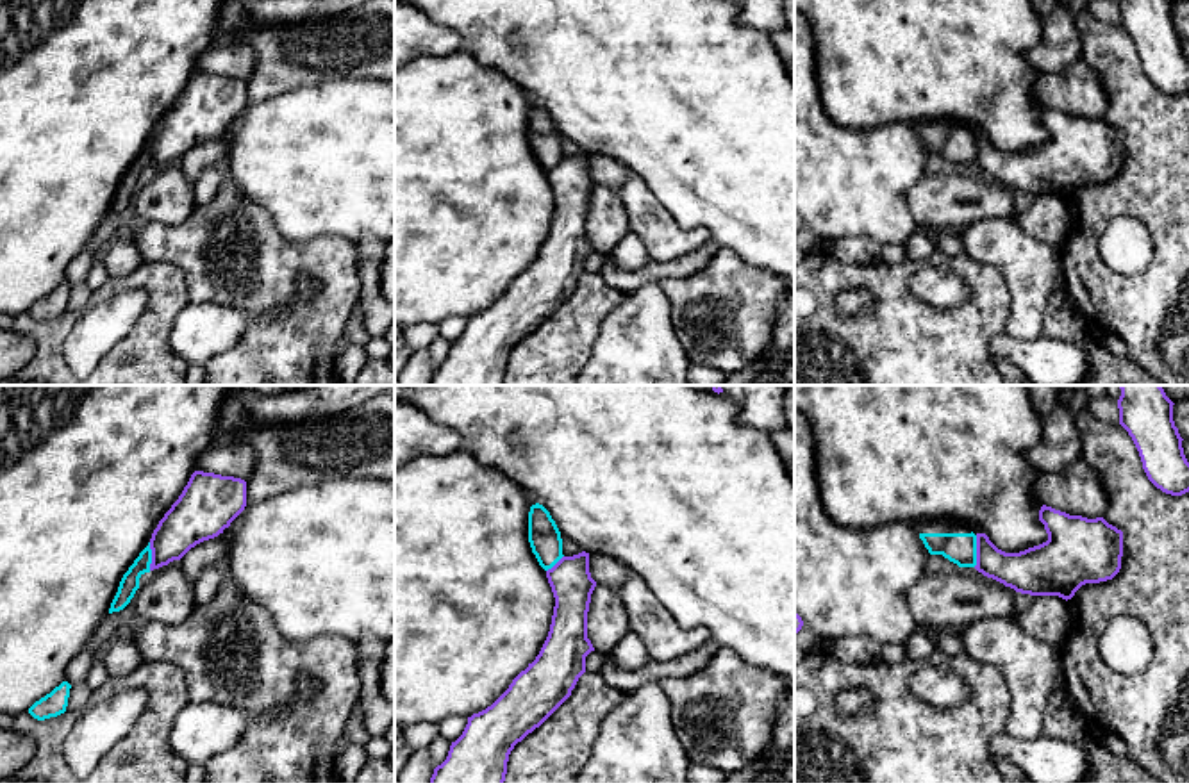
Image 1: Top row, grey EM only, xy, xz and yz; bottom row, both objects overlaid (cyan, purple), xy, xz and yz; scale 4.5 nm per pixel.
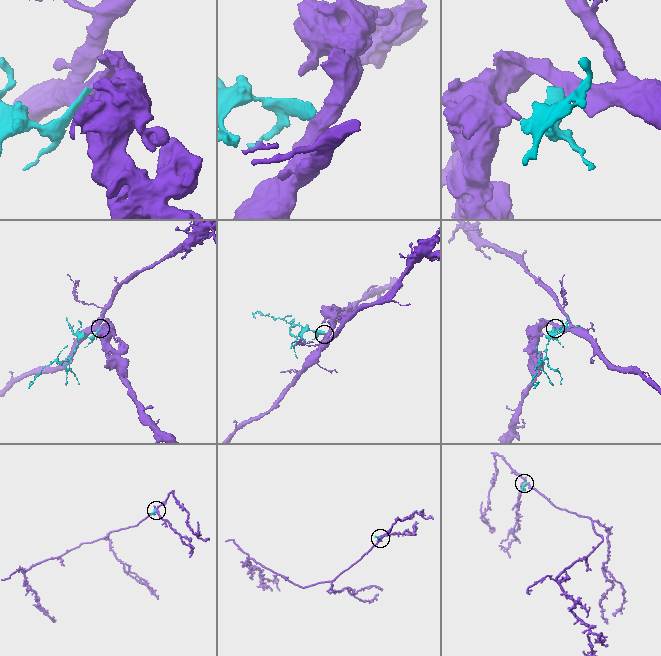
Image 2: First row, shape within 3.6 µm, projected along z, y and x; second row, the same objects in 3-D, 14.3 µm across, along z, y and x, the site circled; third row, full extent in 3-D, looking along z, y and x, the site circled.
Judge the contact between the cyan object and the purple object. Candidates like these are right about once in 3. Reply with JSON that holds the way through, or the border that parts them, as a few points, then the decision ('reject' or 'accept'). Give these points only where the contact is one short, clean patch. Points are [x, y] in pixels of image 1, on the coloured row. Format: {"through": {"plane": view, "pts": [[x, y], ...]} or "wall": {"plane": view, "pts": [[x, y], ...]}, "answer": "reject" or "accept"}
{"wall": {"plane": "yz", "pts": [[977, 535], [977, 562], [973, 566]]}, "answer": "reject"}

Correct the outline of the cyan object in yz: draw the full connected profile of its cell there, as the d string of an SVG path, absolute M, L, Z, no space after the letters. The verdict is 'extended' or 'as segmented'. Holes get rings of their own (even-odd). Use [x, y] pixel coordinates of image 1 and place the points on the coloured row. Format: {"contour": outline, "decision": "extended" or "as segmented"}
{"contour": "M923 521L914 524L930 555L943 555L959 567L977 565L977 535L959 521Z", "decision": "extended"}

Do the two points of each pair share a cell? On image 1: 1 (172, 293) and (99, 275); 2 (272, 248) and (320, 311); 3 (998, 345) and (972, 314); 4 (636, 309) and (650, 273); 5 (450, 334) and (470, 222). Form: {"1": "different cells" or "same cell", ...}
{"1": "different cells", "2": "same cell", "3": "different cells", "4": "different cells", "5": "different cells"}

